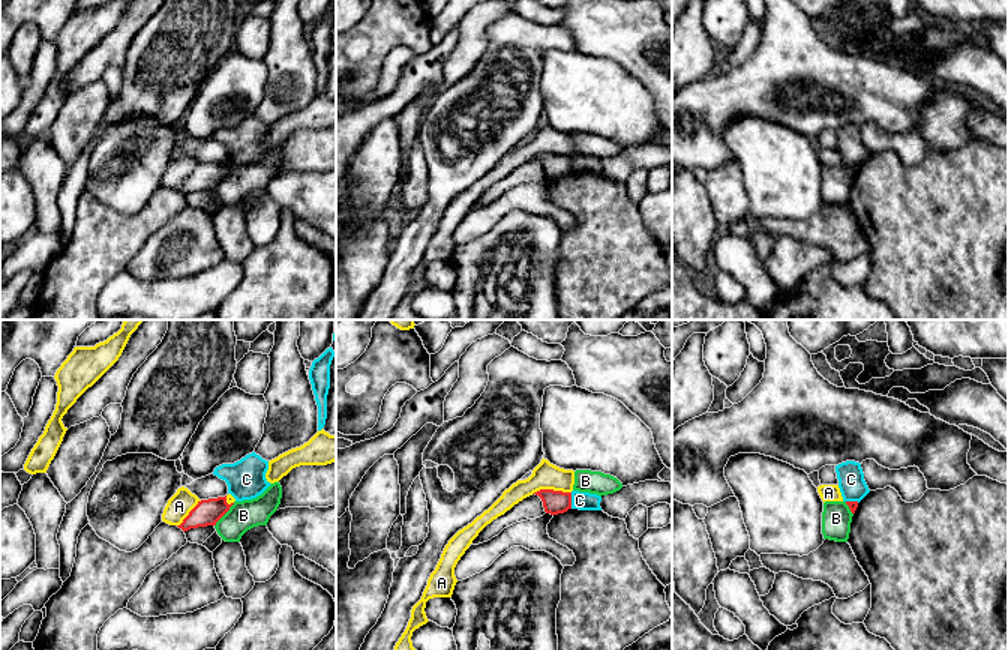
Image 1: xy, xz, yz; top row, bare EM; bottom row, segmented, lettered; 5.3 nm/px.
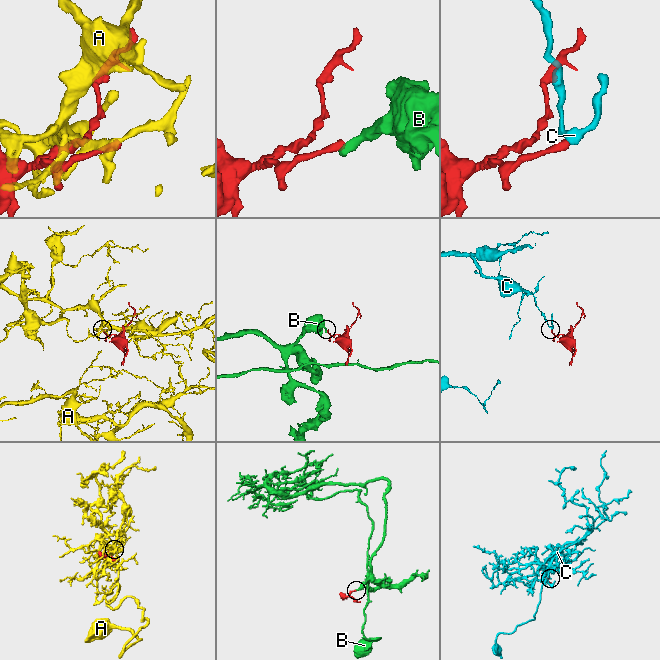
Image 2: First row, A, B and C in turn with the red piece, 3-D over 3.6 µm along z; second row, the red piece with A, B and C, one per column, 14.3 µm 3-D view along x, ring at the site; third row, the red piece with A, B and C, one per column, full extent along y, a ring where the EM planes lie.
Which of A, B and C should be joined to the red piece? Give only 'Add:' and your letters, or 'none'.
Add: none

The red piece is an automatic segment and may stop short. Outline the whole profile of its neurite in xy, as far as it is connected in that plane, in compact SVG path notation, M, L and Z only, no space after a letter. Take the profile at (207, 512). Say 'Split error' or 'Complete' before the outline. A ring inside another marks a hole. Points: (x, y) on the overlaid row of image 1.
Complete. M226 495L201 500L177 527L188 531L190 528L216 525L216 522L230 510L232 504L234 503L226 503Z

